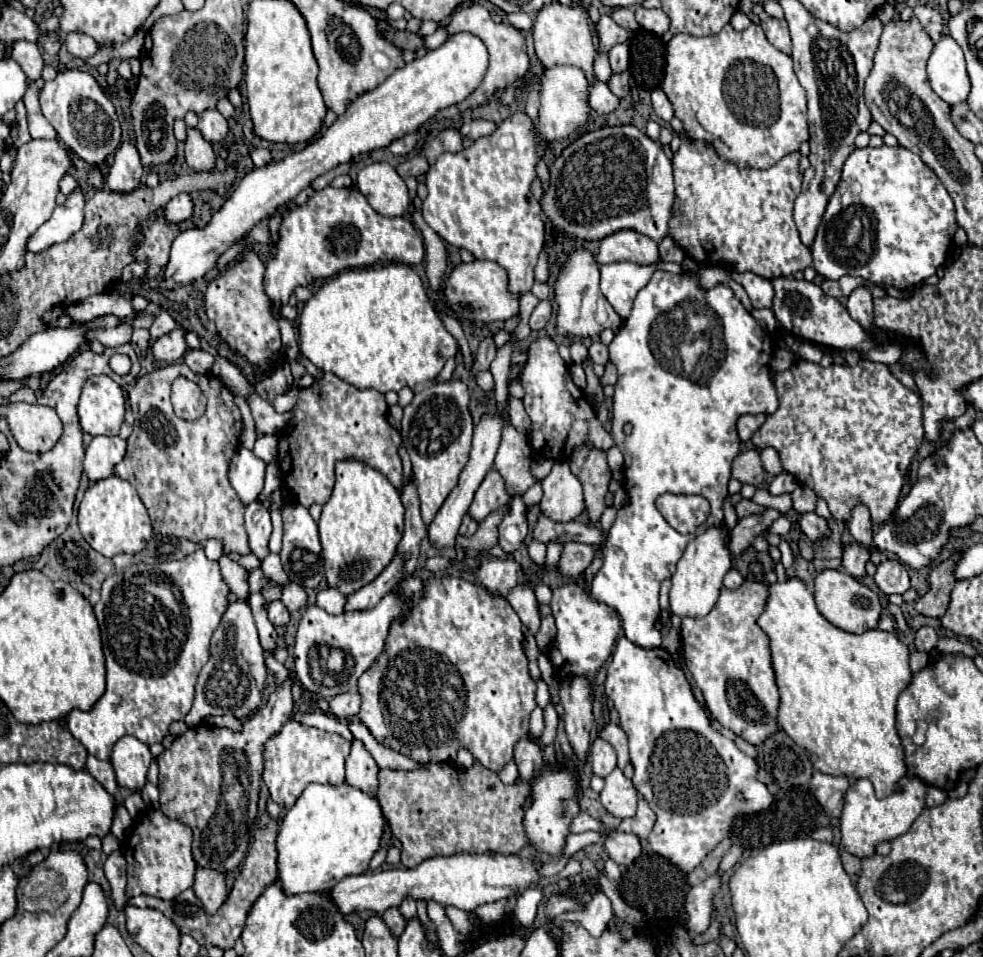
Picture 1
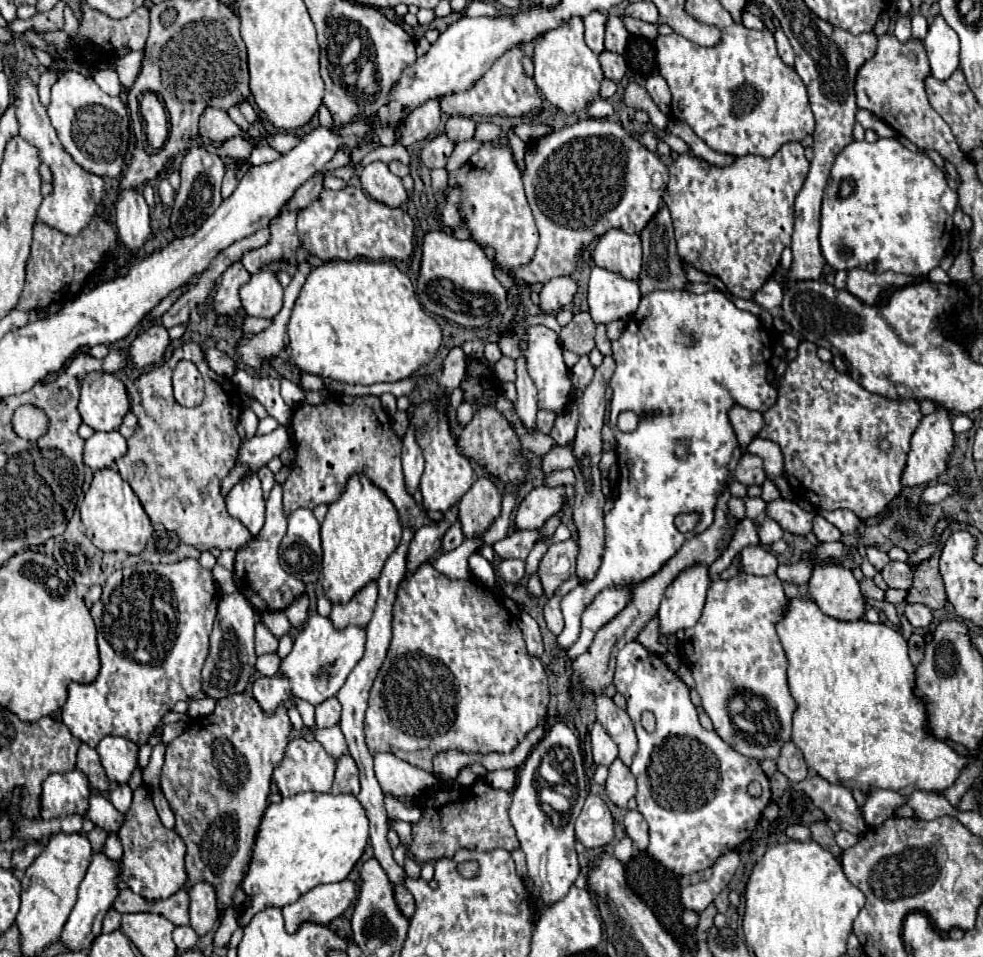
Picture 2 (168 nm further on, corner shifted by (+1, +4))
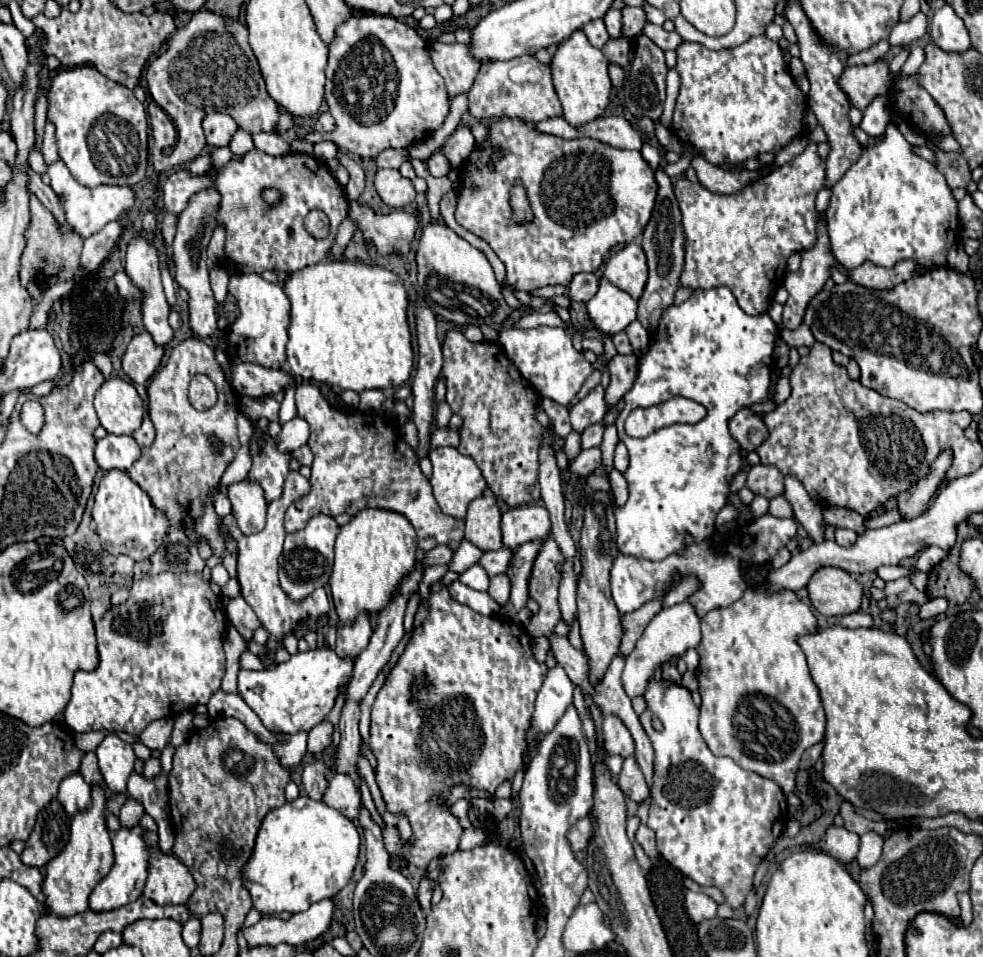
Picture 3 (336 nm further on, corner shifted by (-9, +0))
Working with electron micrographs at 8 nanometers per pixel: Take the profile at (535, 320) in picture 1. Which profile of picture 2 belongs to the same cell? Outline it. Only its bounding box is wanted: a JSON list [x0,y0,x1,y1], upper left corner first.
[541,277,577,313]

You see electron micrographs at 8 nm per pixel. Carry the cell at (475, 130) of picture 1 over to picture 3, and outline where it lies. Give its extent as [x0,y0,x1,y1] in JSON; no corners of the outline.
[441,125,475,169]

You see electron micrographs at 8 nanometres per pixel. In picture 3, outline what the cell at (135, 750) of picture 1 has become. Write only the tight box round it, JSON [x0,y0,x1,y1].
[95,735,135,793]

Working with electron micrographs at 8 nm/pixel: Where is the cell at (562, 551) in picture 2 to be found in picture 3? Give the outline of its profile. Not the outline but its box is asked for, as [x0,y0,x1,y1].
[527,539,563,637]

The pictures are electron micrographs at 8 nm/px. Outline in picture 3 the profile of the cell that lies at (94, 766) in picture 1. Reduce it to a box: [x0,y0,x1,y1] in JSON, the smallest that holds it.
[79,751,105,787]

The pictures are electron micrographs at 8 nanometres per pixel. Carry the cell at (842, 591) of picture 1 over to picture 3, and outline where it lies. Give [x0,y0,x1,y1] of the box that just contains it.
[807,567,863,617]

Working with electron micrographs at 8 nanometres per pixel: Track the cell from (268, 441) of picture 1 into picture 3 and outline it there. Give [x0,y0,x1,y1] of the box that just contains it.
[279,261,413,425]

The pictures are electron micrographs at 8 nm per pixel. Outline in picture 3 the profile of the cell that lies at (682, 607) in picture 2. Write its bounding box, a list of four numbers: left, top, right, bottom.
[623,601,701,697]

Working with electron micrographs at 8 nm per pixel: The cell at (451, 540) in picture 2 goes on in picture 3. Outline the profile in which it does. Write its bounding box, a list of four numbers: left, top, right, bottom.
[427,545,453,565]

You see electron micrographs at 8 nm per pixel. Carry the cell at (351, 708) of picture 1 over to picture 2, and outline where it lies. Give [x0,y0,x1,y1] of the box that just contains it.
[315,697,341,729]

